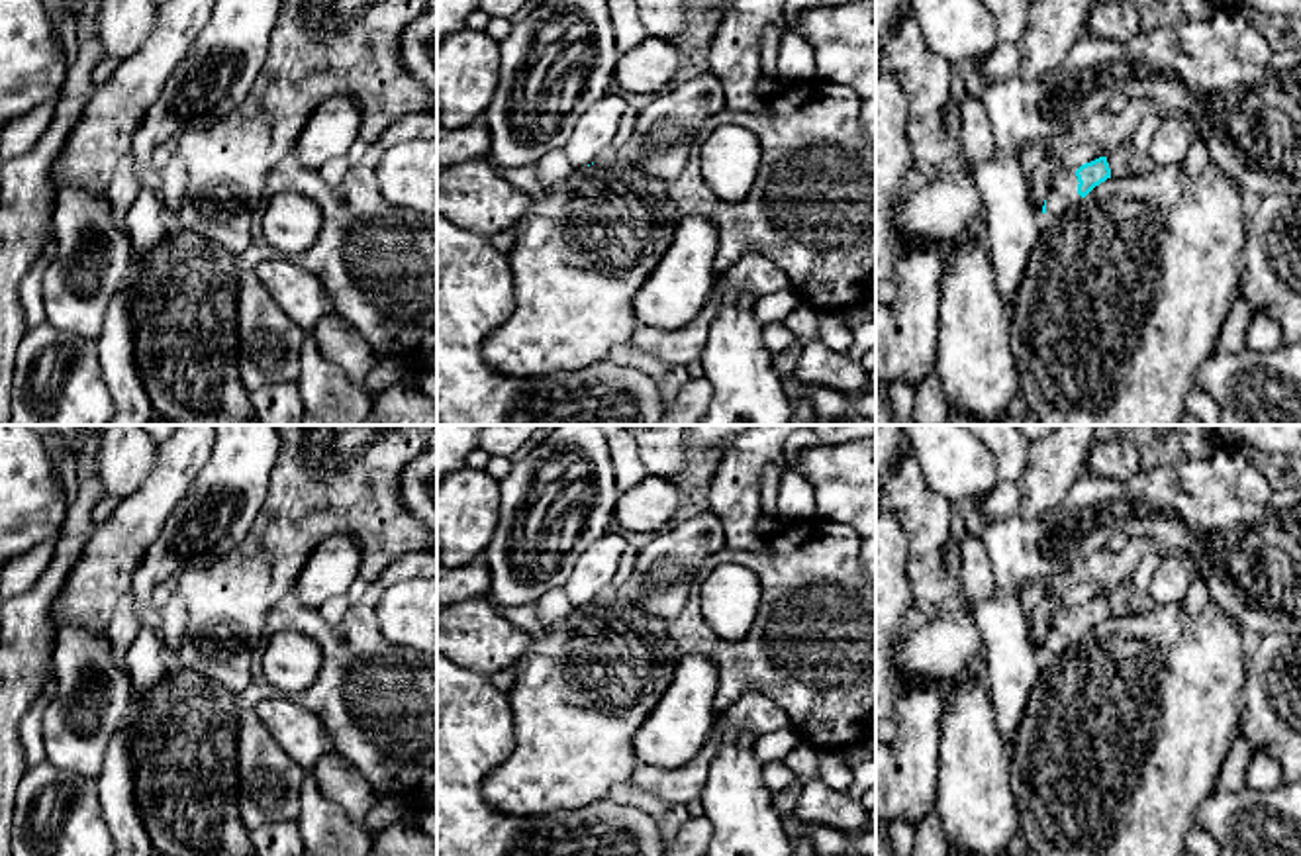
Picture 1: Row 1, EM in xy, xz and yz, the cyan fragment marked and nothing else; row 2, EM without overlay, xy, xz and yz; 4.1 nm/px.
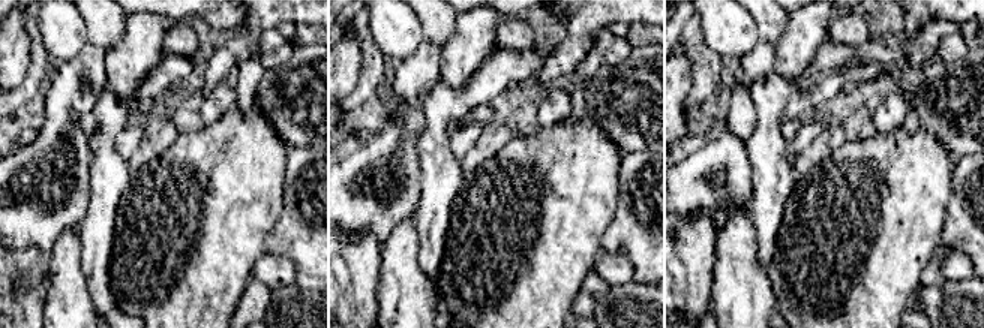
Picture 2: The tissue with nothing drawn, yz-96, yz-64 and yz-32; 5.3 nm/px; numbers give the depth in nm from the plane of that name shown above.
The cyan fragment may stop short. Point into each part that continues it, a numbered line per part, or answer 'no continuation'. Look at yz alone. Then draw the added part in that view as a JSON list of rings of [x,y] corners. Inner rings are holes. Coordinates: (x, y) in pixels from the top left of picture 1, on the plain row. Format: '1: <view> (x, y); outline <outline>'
1: yz (1062, 631); outline [[[1080,605],[1064,609],[1052,619],[1046,635],[1044,656],[1058,656],[1068,646],[1076,644],[1082,639],[1082,635],[1078,633],[1078,623],[1080,623],[1076,615],[1078,607]]]

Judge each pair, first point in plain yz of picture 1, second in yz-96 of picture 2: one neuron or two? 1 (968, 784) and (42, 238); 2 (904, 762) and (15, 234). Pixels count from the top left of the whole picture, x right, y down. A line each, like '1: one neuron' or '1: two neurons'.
1: two neurons
2: two neurons

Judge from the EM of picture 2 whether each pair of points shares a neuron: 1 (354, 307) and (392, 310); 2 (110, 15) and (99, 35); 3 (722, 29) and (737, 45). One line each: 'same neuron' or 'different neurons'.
1: different neurons
2: same neuron
3: same neuron

